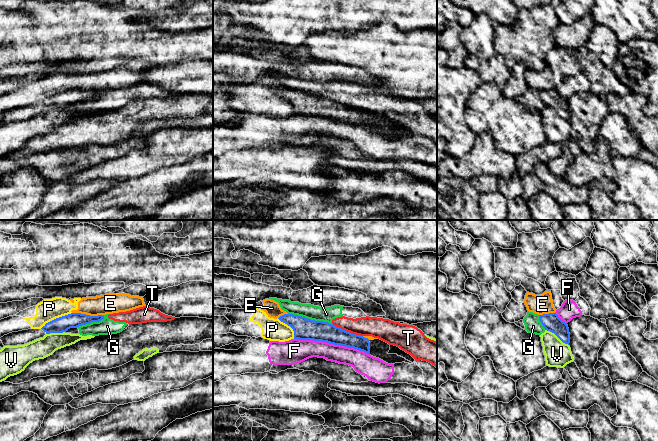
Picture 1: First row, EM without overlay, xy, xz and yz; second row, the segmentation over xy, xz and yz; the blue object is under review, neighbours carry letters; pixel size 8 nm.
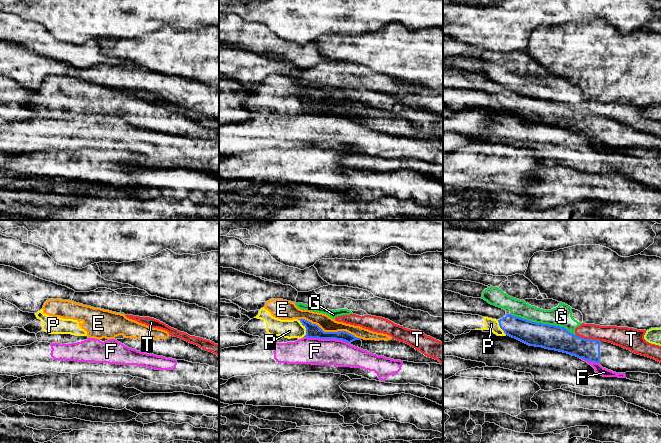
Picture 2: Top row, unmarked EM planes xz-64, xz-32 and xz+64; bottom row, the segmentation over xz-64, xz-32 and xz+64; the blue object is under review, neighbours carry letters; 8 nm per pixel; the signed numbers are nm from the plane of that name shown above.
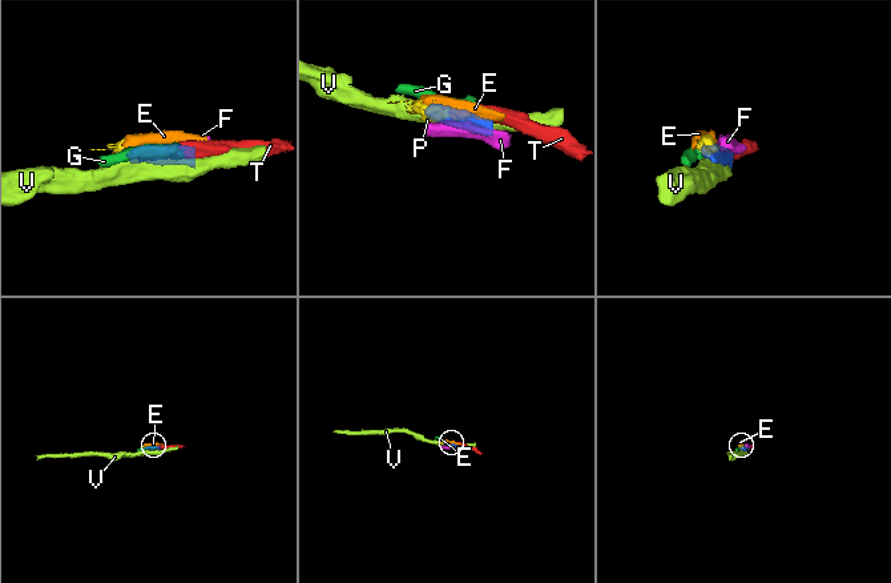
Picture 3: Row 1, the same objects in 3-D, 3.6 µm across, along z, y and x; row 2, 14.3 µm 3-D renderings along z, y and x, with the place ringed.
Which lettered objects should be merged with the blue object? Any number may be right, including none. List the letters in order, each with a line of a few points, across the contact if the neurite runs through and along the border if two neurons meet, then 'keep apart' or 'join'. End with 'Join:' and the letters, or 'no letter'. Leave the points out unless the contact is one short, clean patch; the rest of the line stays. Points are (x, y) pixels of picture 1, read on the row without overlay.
E: keep apart
F: keep apart
G: keep apart
P: keep apart
T: line xz (332, 99), (362, 112); keep apart
V: keep apart
Join: no letter

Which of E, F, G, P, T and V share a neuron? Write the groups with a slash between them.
E P / F / G T / V

